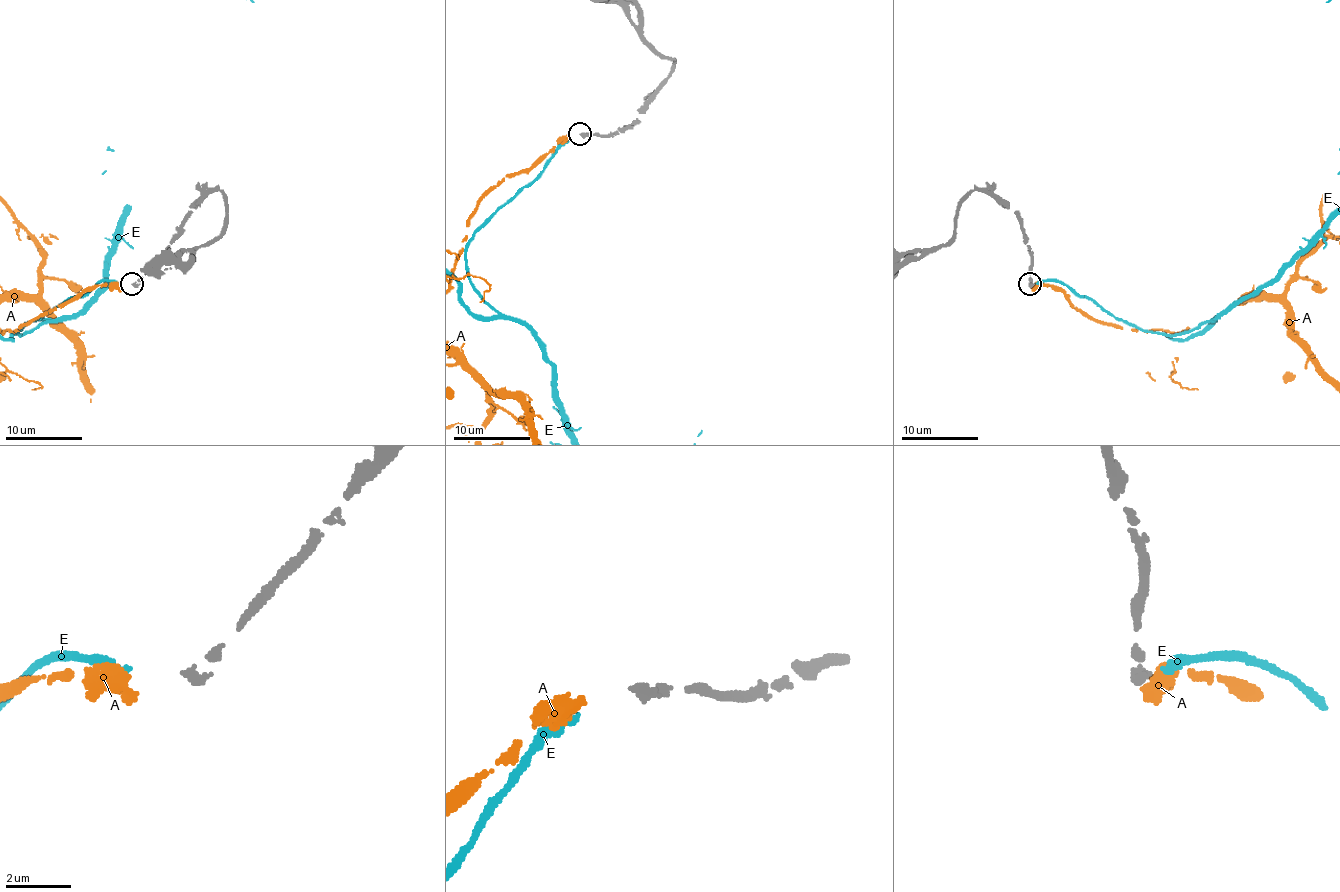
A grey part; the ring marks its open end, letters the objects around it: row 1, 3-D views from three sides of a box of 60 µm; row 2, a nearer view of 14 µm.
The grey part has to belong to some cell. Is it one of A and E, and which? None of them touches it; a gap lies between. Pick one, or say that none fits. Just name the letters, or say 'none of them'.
E

